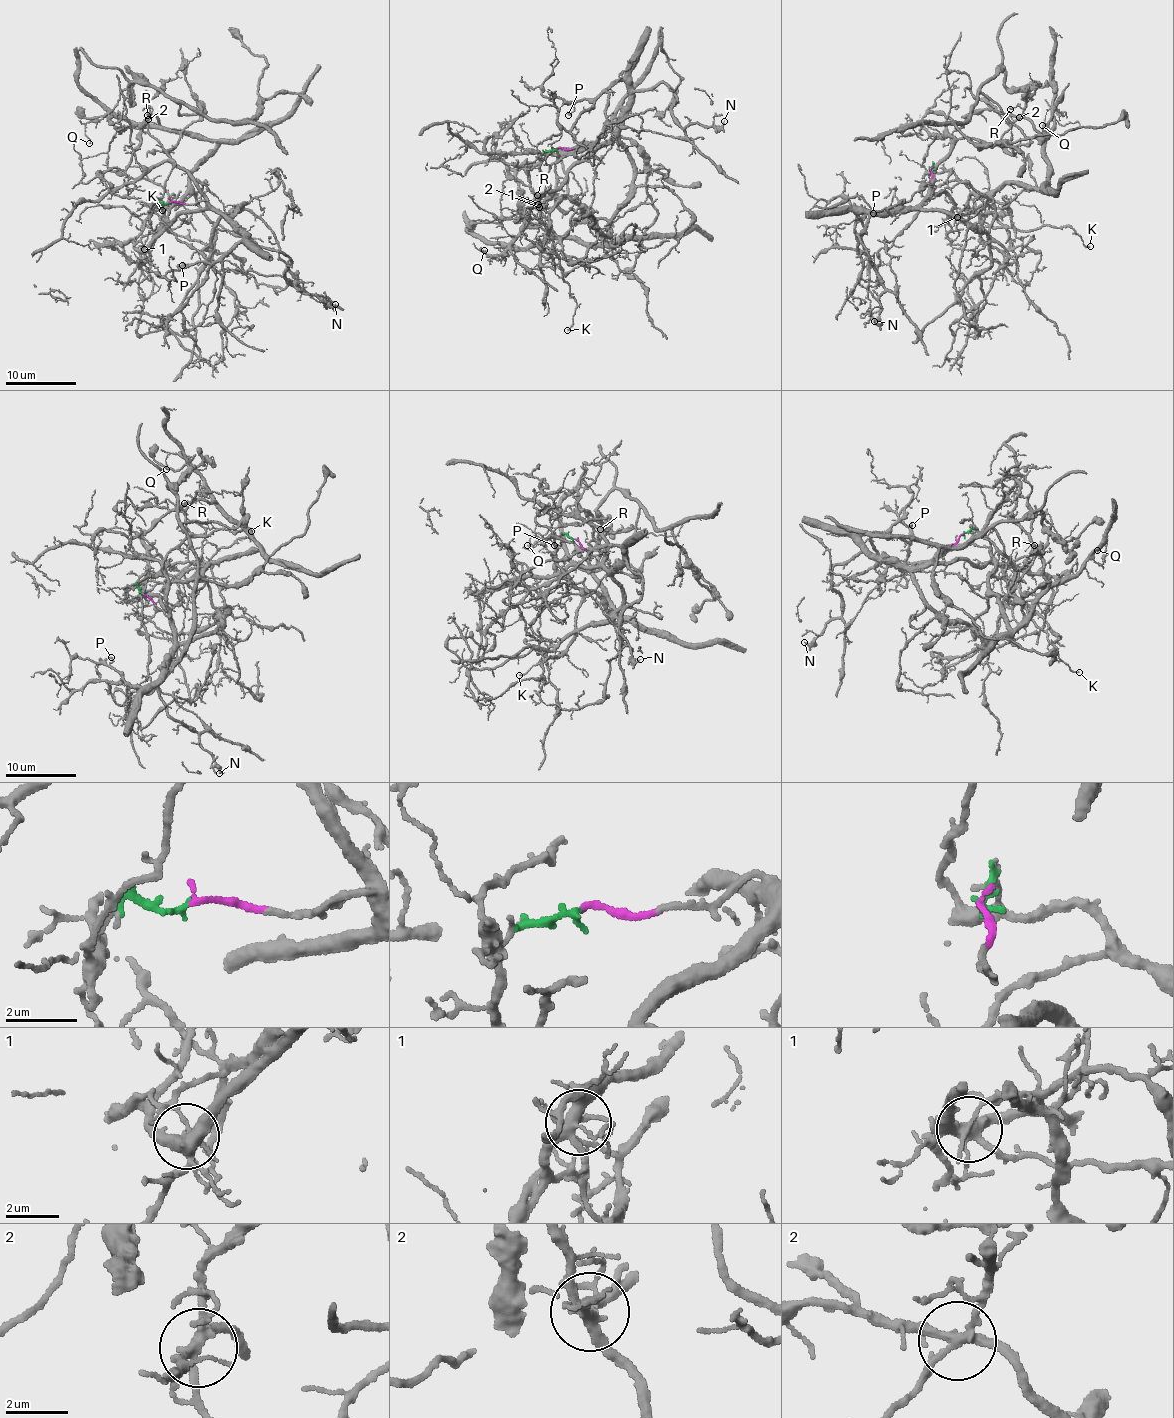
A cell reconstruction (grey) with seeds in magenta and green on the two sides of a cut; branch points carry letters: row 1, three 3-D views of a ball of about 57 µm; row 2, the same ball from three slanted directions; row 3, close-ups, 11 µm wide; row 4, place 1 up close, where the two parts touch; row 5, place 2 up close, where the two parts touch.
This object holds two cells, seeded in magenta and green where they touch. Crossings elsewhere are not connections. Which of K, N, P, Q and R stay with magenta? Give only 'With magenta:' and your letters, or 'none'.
With magenta: K, N, P, R

